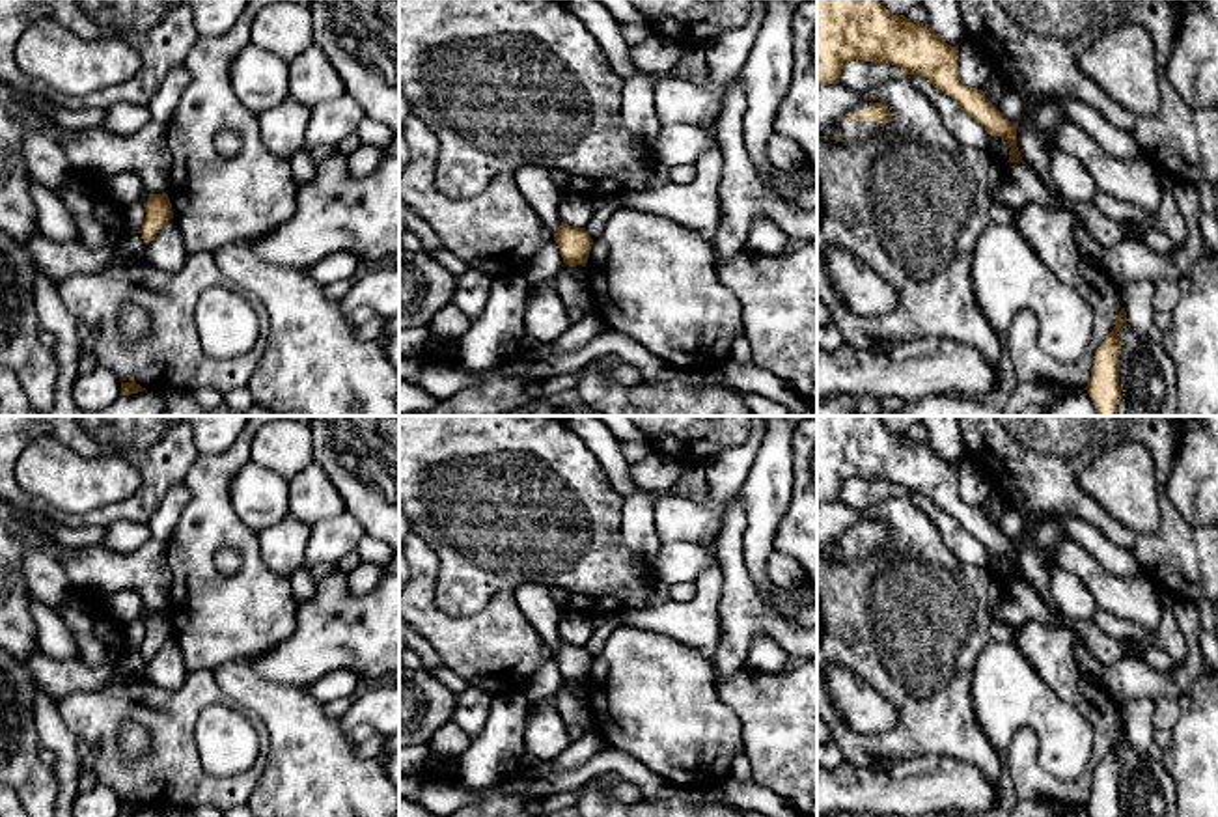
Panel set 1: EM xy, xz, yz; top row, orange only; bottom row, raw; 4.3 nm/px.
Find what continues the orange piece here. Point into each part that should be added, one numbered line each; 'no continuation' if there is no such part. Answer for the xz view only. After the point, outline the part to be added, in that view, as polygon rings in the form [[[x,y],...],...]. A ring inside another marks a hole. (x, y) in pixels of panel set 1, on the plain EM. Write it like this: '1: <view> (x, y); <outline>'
no continuation

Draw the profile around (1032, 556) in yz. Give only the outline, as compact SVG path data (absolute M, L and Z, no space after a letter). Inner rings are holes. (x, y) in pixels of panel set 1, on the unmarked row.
M1022 535L1017 541L1017 565L1022 578L1037 591L1041 601L1050 606L1056 617L1063 616L1061 610L1052 602L1050 591L1050 569L1046 560L1052 556L1045 545L1037 543L1031 535Z

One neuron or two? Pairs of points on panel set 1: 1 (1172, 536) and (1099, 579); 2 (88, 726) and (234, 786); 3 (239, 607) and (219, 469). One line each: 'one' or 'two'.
1: two
2: one
3: one

